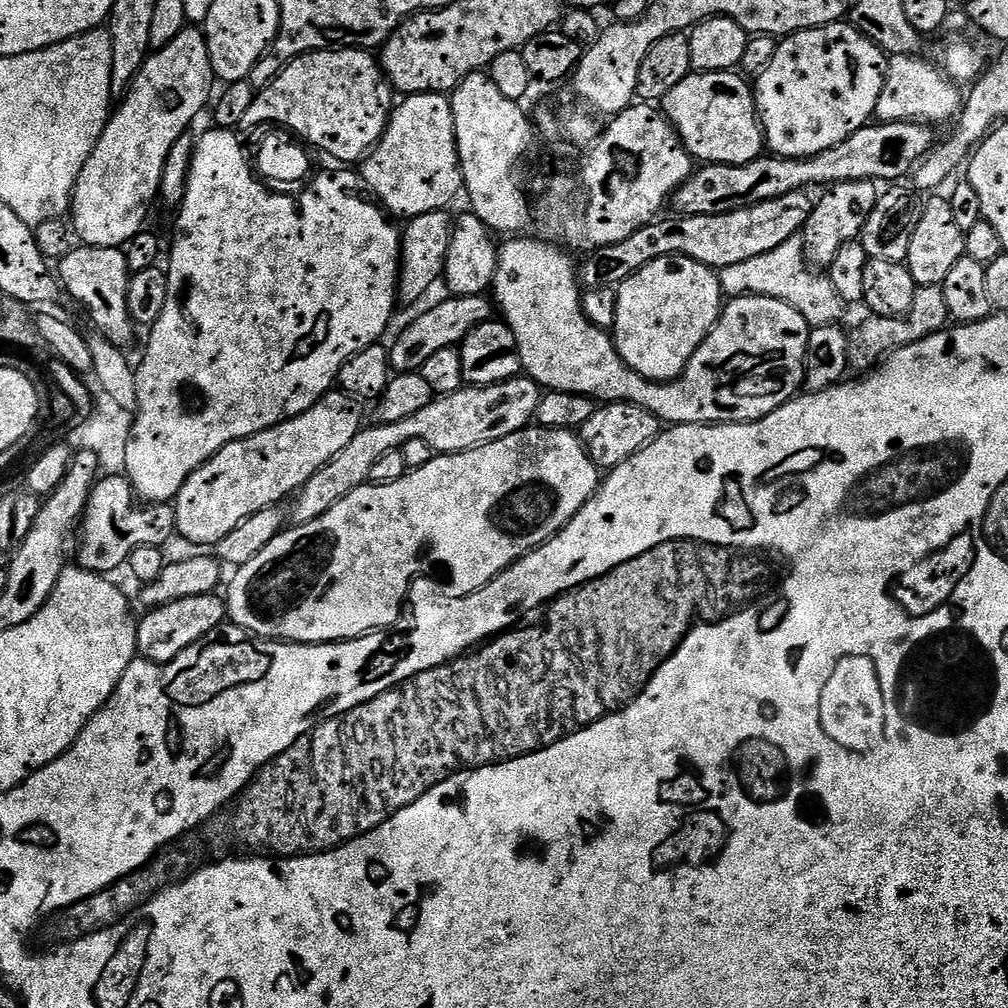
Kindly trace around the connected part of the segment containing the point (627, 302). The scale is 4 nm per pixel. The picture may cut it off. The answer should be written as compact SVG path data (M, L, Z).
M663 256L623 280L616 288L618 310L614 339L618 354L638 374L648 380L667 382L676 380L690 362L694 350L708 337L722 311L719 275L705 264L685 256Z

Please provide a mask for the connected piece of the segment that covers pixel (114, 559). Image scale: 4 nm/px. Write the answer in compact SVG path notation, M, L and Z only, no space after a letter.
M123 474L117 476L101 475L92 486L92 492L88 496L88 501L84 507L83 517L78 525L78 540L80 545L75 545L75 563L88 572L98 572L101 574L112 574L115 568L124 568L128 563L129 556L139 547L156 547L161 549L163 544L172 533L176 532L176 509L171 503L149 504L141 502L134 495L132 484L128 477Z

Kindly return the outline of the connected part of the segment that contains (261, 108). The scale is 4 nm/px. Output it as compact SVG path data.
M334 48L327 52L307 52L297 60L291 60L265 88L257 91L254 106L246 110L244 124L264 124L269 120L272 123L270 125L283 126L301 141L309 140L326 155L341 160L344 163L341 165L356 166L382 138L394 107L392 96L394 89L380 67L379 59L371 51L363 48Z

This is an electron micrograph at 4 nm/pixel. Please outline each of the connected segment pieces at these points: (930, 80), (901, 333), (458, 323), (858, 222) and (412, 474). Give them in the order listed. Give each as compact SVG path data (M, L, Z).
M920 54L893 56L887 61L882 94L878 98L875 119L880 122L911 120L936 126L939 120L951 121L962 105L957 81L949 80L939 67L927 64Z
M940 285L917 287L914 302L905 316L865 315L865 320L848 332L848 367L853 373L864 374L876 367L885 356L910 346L930 334L949 327L950 317Z
M487 295L457 296L447 299L441 304L434 305L433 308L426 309L417 320L410 321L401 330L400 337L390 344L393 373L419 372L426 358L433 356L438 350L459 346L474 326L493 319L494 304Z
M855 180L854 182L842 182L833 184L813 203L810 218L802 229L804 241L804 257L809 265L827 266L834 262L834 254L846 242L857 239L860 232L866 226L866 218L870 218L870 210L874 210L878 188L873 181Z
M529 426L510 434L506 438L498 438L498 442L484 444L481 448L475 448L469 452L454 452L451 454L433 455L426 466L414 468L405 472L398 482L389 484L367 483L350 490L346 498L334 502L322 518L314 518L314 522L306 522L295 526L285 527L276 533L276 537L250 562L235 569L232 581L228 584L228 596L226 595L226 612L231 623L245 628L254 636L263 636L269 640L291 642L293 644L334 644L337 640L356 640L360 636L366 636L369 632L387 630L397 624L402 615L402 609L409 599L408 586L412 578L419 572L430 572L444 579L443 595L447 599L463 598L485 588L498 574L502 574L515 560L522 559L528 552L541 548L552 536L558 535L565 526L582 510L582 506L596 492L602 483L601 469L588 457L584 443L580 441L575 431L567 428L542 428Z

